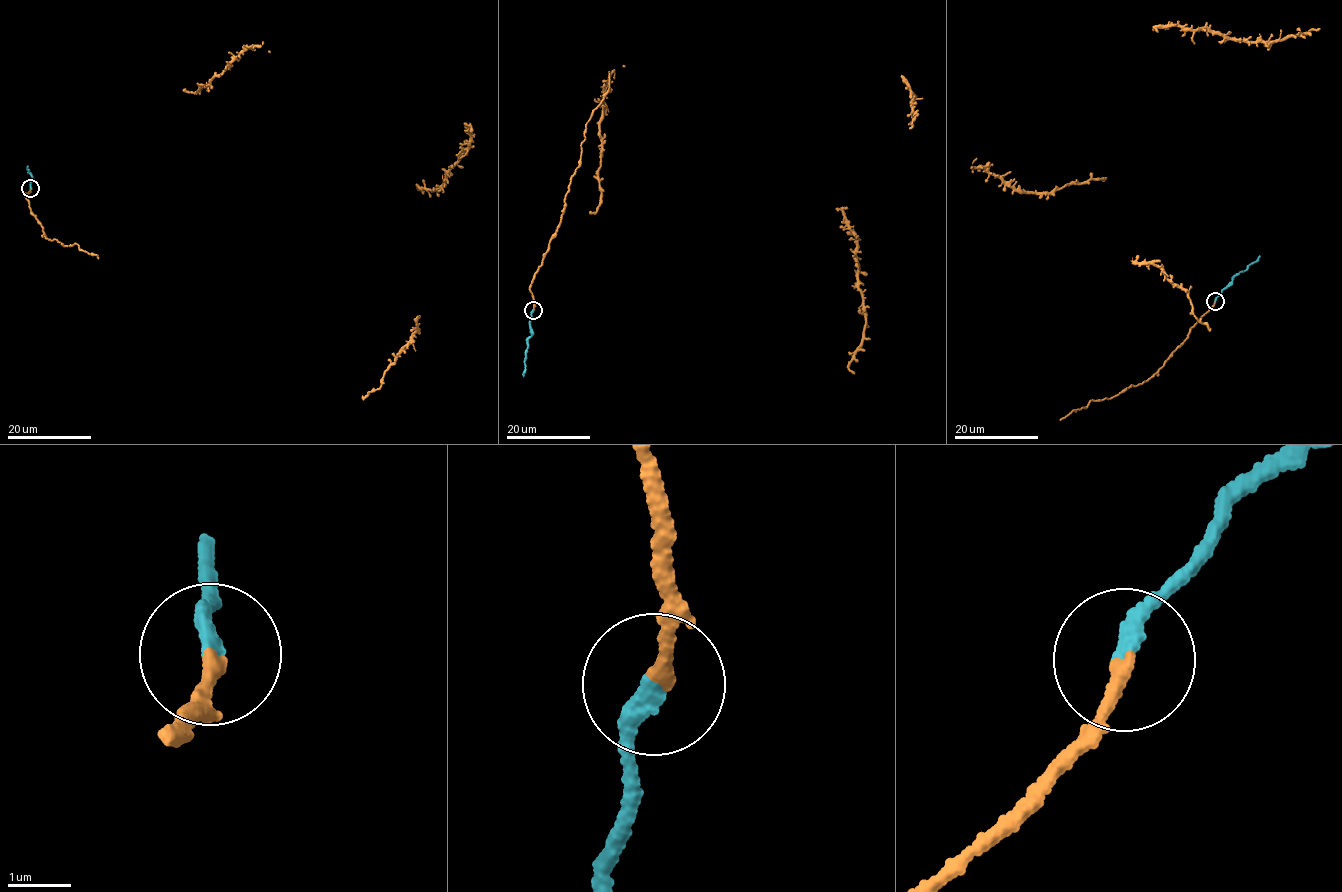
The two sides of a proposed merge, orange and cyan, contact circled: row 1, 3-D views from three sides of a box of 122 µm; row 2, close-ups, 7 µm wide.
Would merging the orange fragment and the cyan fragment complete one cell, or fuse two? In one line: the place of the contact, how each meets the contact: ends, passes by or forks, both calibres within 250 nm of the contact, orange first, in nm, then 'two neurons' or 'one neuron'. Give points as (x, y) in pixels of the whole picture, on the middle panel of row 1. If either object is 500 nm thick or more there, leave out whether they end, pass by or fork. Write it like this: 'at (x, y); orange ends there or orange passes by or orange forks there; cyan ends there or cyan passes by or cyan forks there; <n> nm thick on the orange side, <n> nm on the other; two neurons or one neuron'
at (533, 310); orange ends there; cyan ends there; 240 nm thick on the orange side, 240 nm on the other; one neuron

